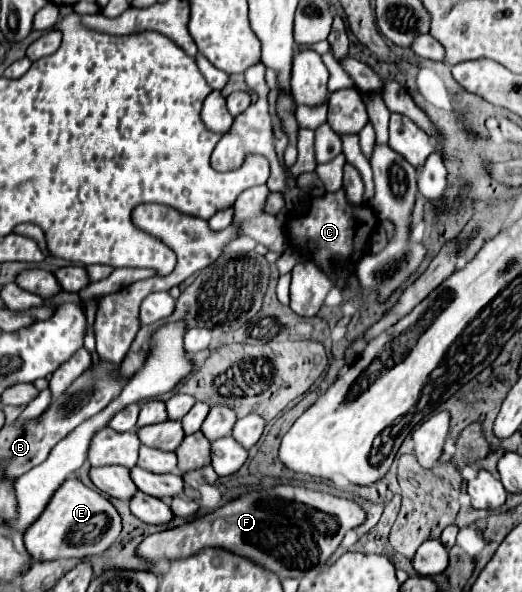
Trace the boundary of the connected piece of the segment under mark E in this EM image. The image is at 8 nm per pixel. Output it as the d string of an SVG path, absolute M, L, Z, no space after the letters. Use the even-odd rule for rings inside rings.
M67 479L51 497L45 511L39 519L23 533L25 549L31 553L31 559L65 559L79 557L85 559L89 555L97 555L103 547L109 547L115 537L121 533L121 517L117 509L101 497L97 491L85 487L77 479Z

